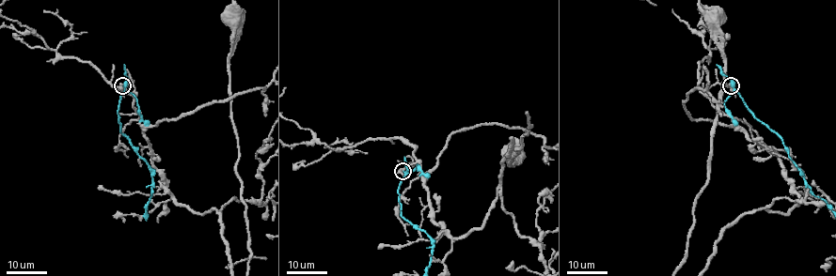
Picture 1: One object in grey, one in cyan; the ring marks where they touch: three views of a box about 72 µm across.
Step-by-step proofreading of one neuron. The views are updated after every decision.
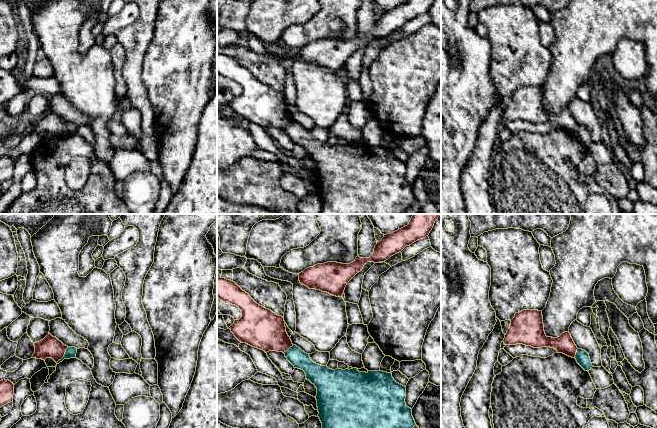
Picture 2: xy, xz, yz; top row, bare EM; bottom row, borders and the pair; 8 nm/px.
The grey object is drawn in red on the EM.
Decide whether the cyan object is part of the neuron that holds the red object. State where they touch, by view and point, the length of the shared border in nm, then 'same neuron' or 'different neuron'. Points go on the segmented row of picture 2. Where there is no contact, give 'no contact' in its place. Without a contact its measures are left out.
contact xy (64, 354); length 160 nm; different neuron

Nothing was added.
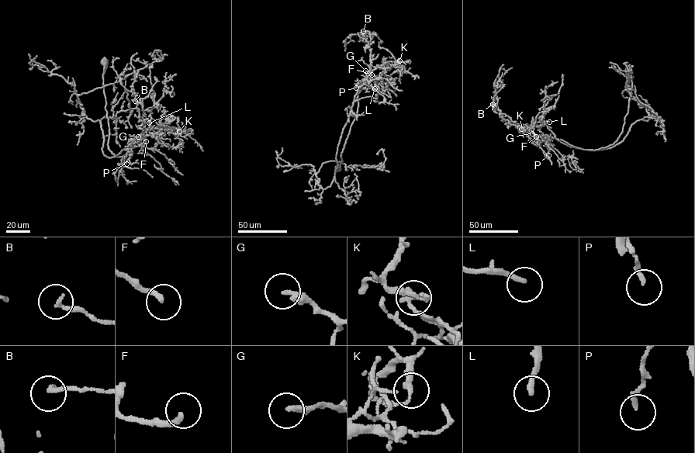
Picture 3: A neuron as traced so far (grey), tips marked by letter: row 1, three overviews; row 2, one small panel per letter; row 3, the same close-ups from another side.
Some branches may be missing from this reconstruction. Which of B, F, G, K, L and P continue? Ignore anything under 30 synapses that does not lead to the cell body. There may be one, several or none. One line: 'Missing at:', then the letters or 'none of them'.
Missing at: F, G, L

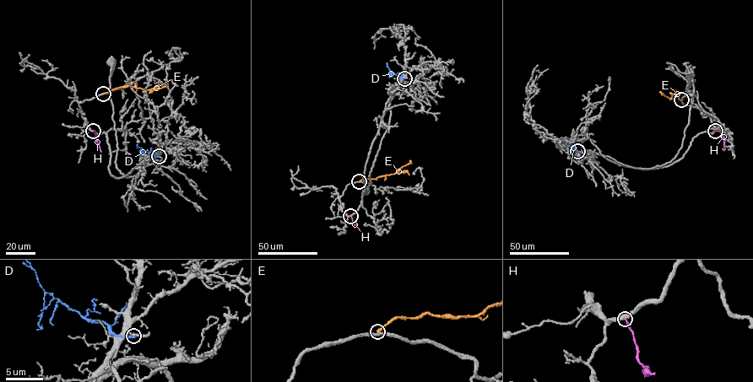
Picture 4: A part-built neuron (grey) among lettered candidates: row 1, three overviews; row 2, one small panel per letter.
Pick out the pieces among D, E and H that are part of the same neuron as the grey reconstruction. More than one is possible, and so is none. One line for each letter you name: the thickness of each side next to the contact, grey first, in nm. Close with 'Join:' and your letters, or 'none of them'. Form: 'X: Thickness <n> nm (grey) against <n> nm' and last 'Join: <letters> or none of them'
Join: none of them

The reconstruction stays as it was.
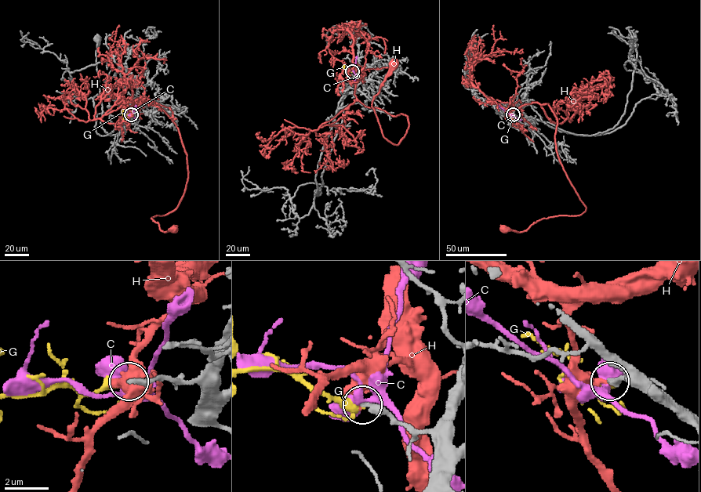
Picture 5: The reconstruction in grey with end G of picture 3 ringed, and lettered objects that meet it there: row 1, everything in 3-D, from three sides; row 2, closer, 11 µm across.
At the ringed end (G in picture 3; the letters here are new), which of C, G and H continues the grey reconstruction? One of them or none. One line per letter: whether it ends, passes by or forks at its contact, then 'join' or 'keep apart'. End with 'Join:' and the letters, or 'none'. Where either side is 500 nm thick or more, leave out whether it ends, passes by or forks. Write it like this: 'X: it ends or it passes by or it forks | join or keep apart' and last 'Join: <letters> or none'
C: it forks | keep apart
G: it ends | join
H: it ends | keep apart
Join: G

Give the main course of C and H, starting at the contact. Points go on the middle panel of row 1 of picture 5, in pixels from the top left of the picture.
C: (352, 71), (357, 56)
H: (352, 71), (354, 94), (366, 106), (407, 117), (408, 128), (397, 145), (383, 135), (372, 106), (394, 63)

